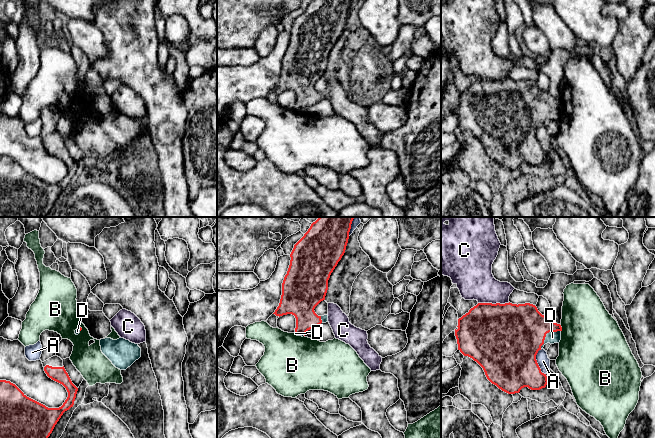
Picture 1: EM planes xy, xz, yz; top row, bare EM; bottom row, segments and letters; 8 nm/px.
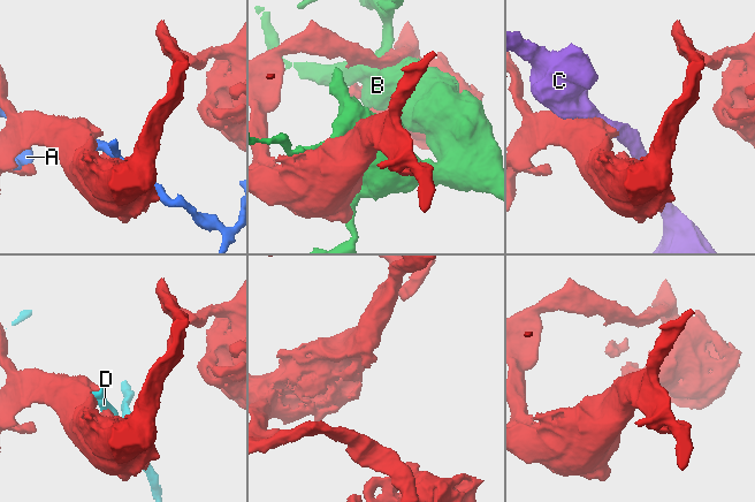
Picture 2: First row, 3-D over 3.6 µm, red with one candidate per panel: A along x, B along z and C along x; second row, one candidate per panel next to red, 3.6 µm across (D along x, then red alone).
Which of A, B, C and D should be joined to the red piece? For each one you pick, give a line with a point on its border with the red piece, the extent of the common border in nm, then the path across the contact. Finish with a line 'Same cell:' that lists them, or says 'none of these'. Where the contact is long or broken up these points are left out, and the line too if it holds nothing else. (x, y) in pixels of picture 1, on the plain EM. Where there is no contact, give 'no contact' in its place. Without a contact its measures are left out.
D: meets red in yz at (546, 109); contact 220 nm long; runs through yz (515, 109), (546, 109), (552, 113)
Same cell: D

